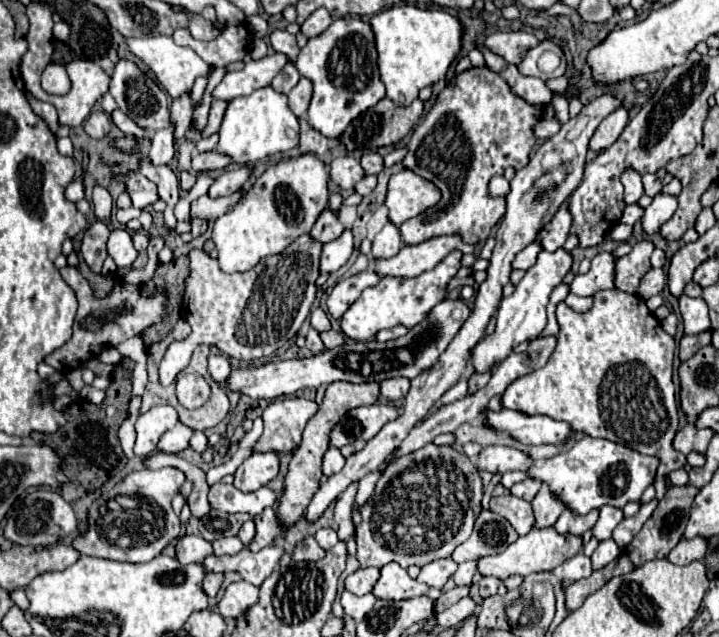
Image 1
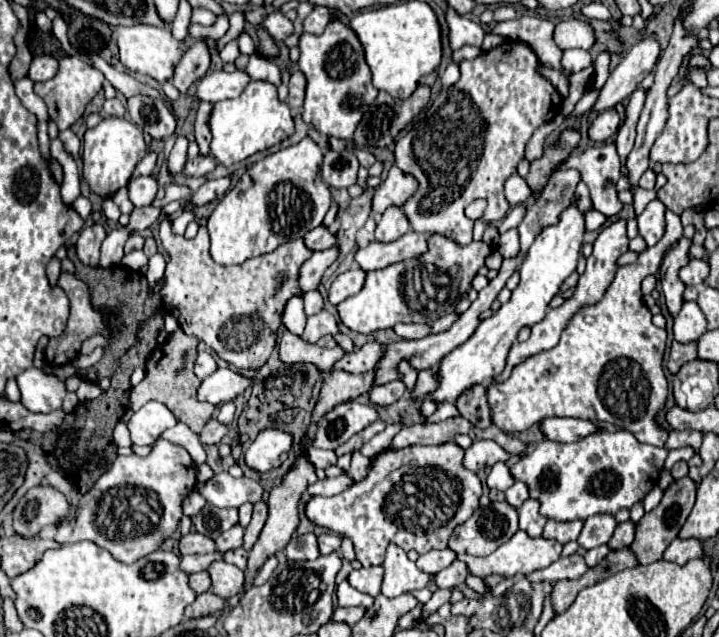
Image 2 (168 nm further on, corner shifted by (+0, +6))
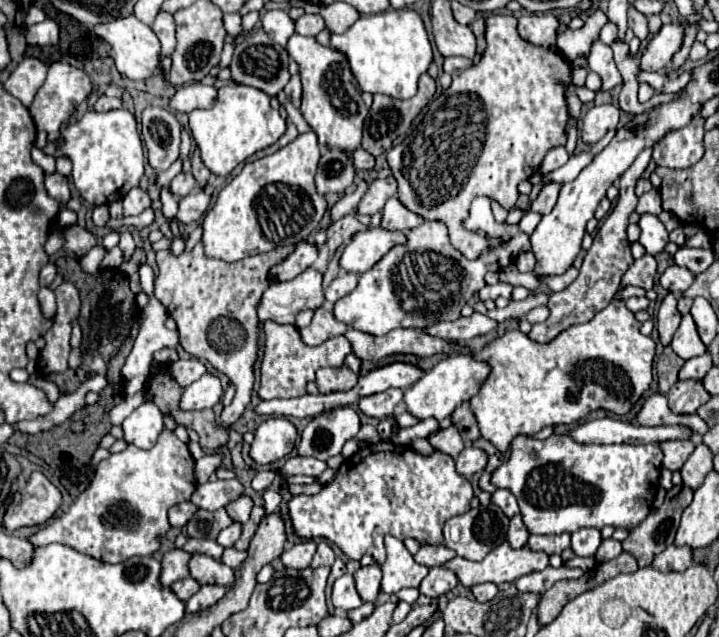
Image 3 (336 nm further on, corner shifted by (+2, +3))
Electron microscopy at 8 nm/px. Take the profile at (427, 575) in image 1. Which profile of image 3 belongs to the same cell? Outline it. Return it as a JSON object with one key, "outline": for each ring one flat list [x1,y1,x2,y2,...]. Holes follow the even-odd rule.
{"outline":[[439,544,439,546,421,546,421,550,417,552,415,560,427,568,433,566,443,566,447,560,451,560,455,556,453,550,449,550,447,546]]}

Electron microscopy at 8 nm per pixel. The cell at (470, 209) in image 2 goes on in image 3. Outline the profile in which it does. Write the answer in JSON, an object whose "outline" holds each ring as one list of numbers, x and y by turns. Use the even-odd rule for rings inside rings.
{"outline":[[479,196,471,204,471,216,475,228,489,230,489,236,499,238,501,246,481,254,477,260,467,260,461,252,453,250,445,226,441,222,423,222,419,234,407,240,405,246,395,246,377,262,369,272,359,276,357,288,335,302,333,314,349,328,383,336,395,328,427,328,433,322,457,320,461,306,485,286,485,272,499,270,511,264,519,252,529,250,529,236,519,232,517,226,497,224,491,214,489,198]]}

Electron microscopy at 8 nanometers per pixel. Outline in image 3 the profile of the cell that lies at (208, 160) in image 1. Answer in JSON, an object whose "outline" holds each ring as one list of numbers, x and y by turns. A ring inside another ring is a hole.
{"outline":[[181,172,171,180,171,192,175,196,187,196,193,188,197,188,197,180,191,172]]}

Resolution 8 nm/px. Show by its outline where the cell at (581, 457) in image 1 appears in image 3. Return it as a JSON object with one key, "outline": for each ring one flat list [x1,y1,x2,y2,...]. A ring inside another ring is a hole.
{"outline":[[517,436,509,458,493,472,497,488,509,488,521,508,531,534,561,534,579,528,633,528,647,518,659,474,661,448,657,444,577,444,569,436,533,440]]}

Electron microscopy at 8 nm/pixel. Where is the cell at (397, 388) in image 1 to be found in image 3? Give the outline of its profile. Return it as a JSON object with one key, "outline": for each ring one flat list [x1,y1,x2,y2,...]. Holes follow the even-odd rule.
{"outline":[[389,388,379,394,371,394,359,400,359,408,363,414,373,418,387,418,395,412,395,406,403,400,403,392,399,388]]}

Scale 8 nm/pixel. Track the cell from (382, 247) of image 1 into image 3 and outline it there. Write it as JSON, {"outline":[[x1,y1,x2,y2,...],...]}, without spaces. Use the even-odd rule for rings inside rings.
{"outline":[[389,198,389,202,383,208,383,220,381,220,381,228,385,230,401,230,407,232,415,226,419,226,423,222,421,216,405,210,405,206,401,206,399,198]]}

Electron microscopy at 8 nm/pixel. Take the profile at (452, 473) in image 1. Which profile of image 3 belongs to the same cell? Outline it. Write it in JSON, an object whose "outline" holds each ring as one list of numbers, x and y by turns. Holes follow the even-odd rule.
{"outline":[[379,442,361,448,347,458,331,484,315,496,293,496,289,500,289,516,301,538,325,538,337,544,351,560,369,554,383,564,383,536,391,534,399,540,413,538,419,544,443,544,443,524,469,510,473,486,455,472,455,460,435,450,425,456,413,448,393,442]]}

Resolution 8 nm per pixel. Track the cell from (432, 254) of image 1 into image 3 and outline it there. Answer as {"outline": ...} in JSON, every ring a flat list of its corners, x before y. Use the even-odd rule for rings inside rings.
{"outline":[[369,228,357,232,343,250,341,268,353,274,363,274,371,270,393,246,405,242,407,238,403,232,387,232,383,228]]}

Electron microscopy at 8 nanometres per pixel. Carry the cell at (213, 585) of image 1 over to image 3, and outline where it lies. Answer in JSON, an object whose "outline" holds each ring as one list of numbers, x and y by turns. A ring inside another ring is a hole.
{"outline":[[187,576,187,578,179,580,179,582,175,582,171,588,173,588,173,592,175,592,183,602,187,602,187,600,199,590,199,582,197,582,195,578]]}

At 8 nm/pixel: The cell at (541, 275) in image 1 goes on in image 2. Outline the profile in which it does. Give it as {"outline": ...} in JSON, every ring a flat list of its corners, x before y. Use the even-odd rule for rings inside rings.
{"outline":[[573,197,571,205,567,209,563,209,563,213,559,215,559,221,555,225,545,227,537,235,533,245,529,247,529,253,519,267,521,283,513,291,511,299,505,305,501,305,501,309,493,317,481,321,475,335,471,335,471,339,467,339,467,343,455,347,455,351,451,351,449,355,443,357,443,361,439,363,439,369,437,369,439,387,427,395,431,401,453,403,465,389,469,389,477,383,487,385,493,381,495,375,499,375,503,371,507,353,511,349,511,343,517,339,519,329,523,325,531,327,531,325,543,321,543,317,547,315,547,309,549,309,549,301,559,293,563,281,575,271,579,253,581,253,581,245,583,245,583,233,585,233,585,213,577,207,577,199]]}

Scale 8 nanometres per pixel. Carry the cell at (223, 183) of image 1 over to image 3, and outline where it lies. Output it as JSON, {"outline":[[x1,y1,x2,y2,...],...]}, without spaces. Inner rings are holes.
{"outline":[[197,188,197,190,193,190,193,194,187,194,185,198,179,200,177,218,185,224,193,224,207,212,209,202,211,202,211,196,205,190]]}

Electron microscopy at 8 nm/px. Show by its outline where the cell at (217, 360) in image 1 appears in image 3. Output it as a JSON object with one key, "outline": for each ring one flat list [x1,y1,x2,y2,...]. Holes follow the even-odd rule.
{"outline":[[183,358,183,360,175,360,169,370,173,370,173,378,177,378,177,382,185,388,189,384,193,384,195,380,199,380,207,368,203,362,199,362,197,358]]}

